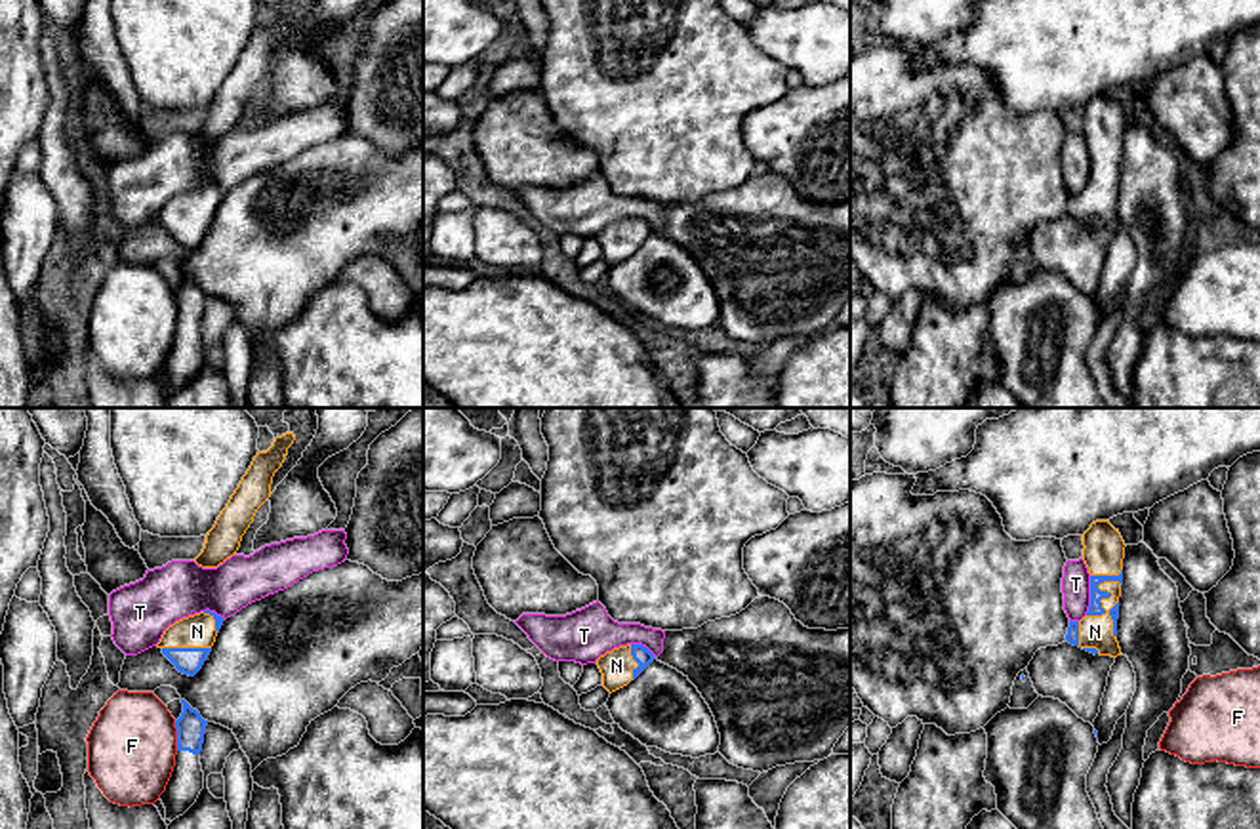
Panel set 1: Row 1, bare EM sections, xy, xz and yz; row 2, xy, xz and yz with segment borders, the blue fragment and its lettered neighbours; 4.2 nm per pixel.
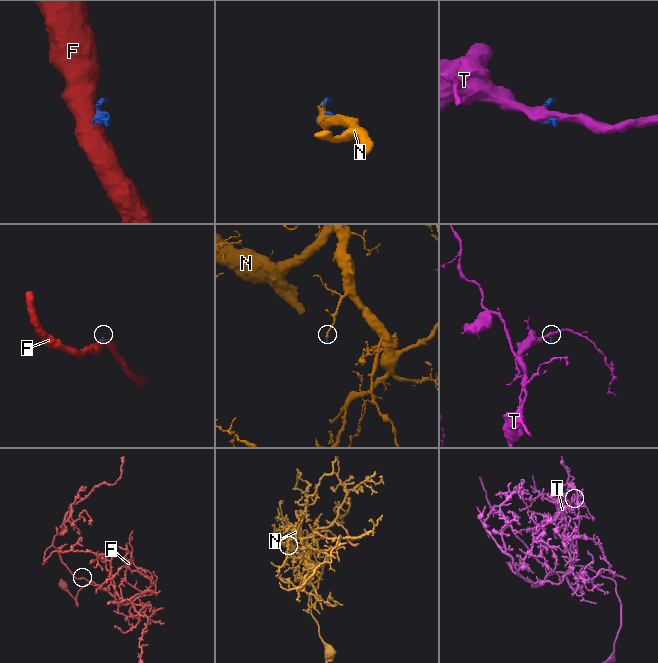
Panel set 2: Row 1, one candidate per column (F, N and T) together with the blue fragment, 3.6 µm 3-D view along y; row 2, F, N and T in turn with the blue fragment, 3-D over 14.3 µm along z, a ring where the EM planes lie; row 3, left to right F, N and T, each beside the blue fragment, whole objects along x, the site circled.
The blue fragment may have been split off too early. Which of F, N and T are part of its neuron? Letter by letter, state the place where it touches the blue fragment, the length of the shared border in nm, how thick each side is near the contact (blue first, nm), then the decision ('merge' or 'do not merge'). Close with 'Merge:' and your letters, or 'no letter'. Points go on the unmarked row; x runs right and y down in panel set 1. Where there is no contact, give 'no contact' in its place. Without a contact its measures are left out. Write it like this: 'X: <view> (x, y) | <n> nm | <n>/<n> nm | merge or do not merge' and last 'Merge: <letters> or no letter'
F: xy (178, 309) | 130 nm | 120/380 nm | do not merge
N: yz (1100, 178) | 260 nm | 60/140 nm | merge
T: yz (1091, 168) | 170 nm | 60/130 nm | do not merge
Merge: N

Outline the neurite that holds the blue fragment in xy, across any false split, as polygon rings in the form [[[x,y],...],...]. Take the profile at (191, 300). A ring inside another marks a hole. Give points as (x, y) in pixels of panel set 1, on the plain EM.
[[[185,273],[183,286],[175,293],[177,301],[177,328],[172,351],[160,374],[166,381],[166,393],[173,394],[183,389],[204,362],[204,345],[200,337],[200,324],[208,293],[200,290]]]

